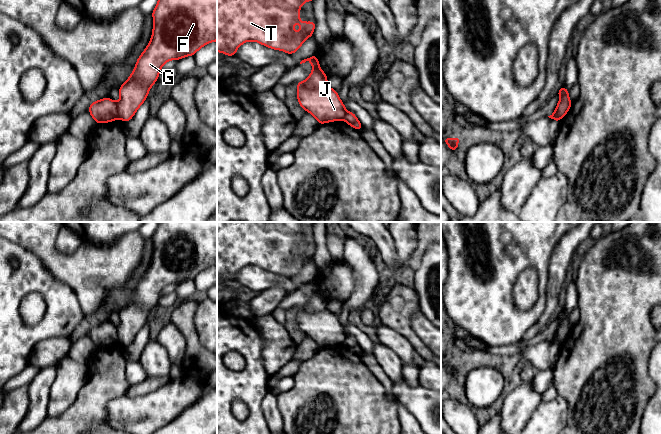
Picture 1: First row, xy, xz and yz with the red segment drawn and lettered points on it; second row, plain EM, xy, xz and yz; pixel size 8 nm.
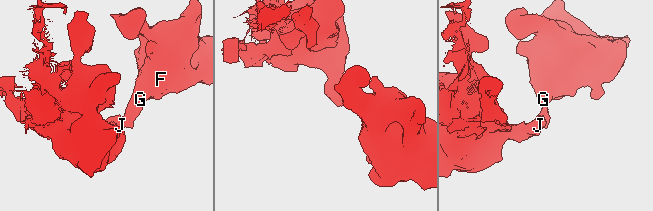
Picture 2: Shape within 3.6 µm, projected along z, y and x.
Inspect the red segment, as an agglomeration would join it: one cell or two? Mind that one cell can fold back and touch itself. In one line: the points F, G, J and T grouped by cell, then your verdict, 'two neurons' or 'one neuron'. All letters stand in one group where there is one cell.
groups F G / J T; two neurons

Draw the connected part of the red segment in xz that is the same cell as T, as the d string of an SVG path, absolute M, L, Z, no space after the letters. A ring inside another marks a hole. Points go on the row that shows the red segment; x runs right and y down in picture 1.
M217 0L217 52L225 53L226 56L235 56L236 50L240 45L248 41L255 41L271 49L282 50L292 55L297 50L299 50L299 48L307 38L313 36L313 31L316 25L315 21L302 22L300 20L299 10L305 1L310 1L311 3L313 3L313 0ZM295 23L298 23L301 26L302 30L300 32L292 30L292 26Z

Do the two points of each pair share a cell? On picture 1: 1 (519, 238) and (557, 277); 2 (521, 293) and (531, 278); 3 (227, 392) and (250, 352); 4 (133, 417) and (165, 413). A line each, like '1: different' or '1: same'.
1: different
2: same
3: same
4: same

